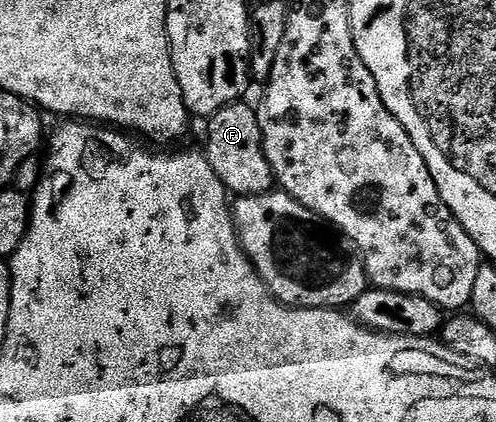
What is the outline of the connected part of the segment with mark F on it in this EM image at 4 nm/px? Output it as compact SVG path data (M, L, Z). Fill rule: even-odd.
M244 104L227 105L225 109L219 109L213 117L207 118L208 142L202 145L202 149L210 167L214 167L214 175L222 179L229 194L250 197L269 192L273 188L274 178L264 154L264 140L257 110Z

